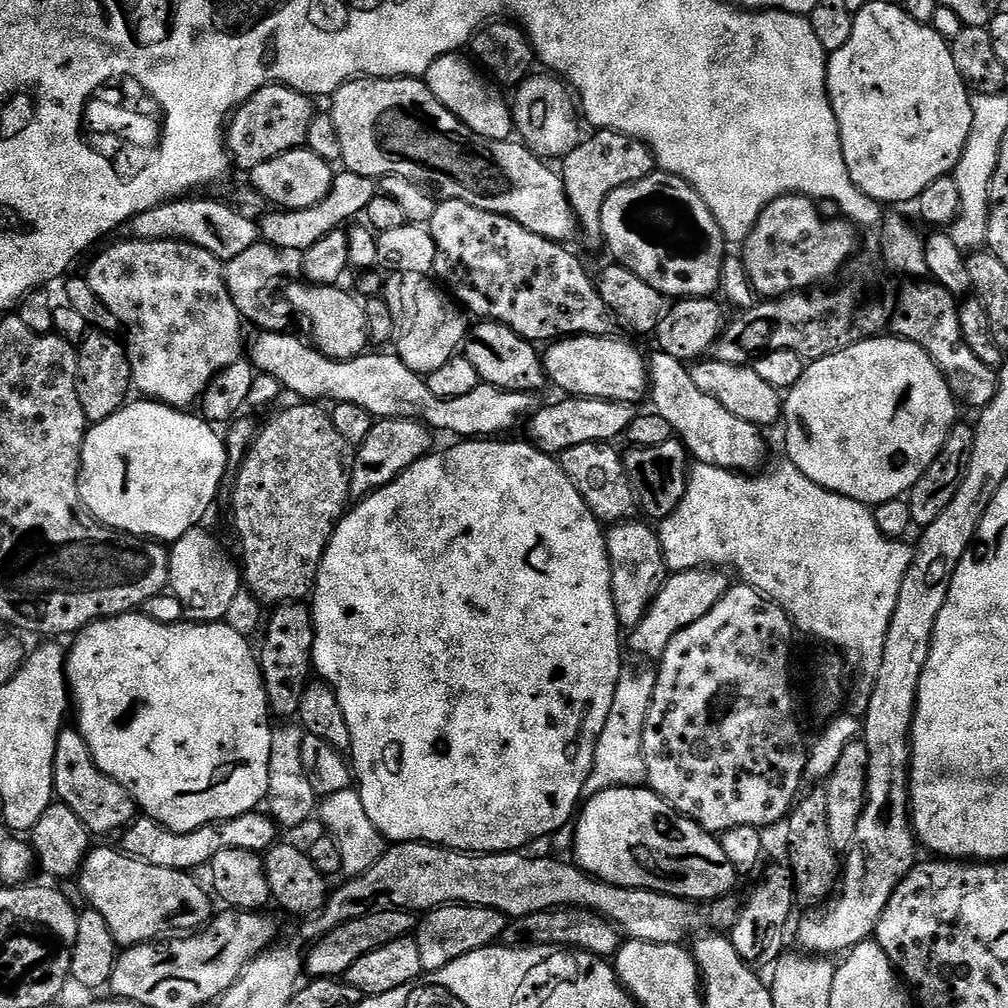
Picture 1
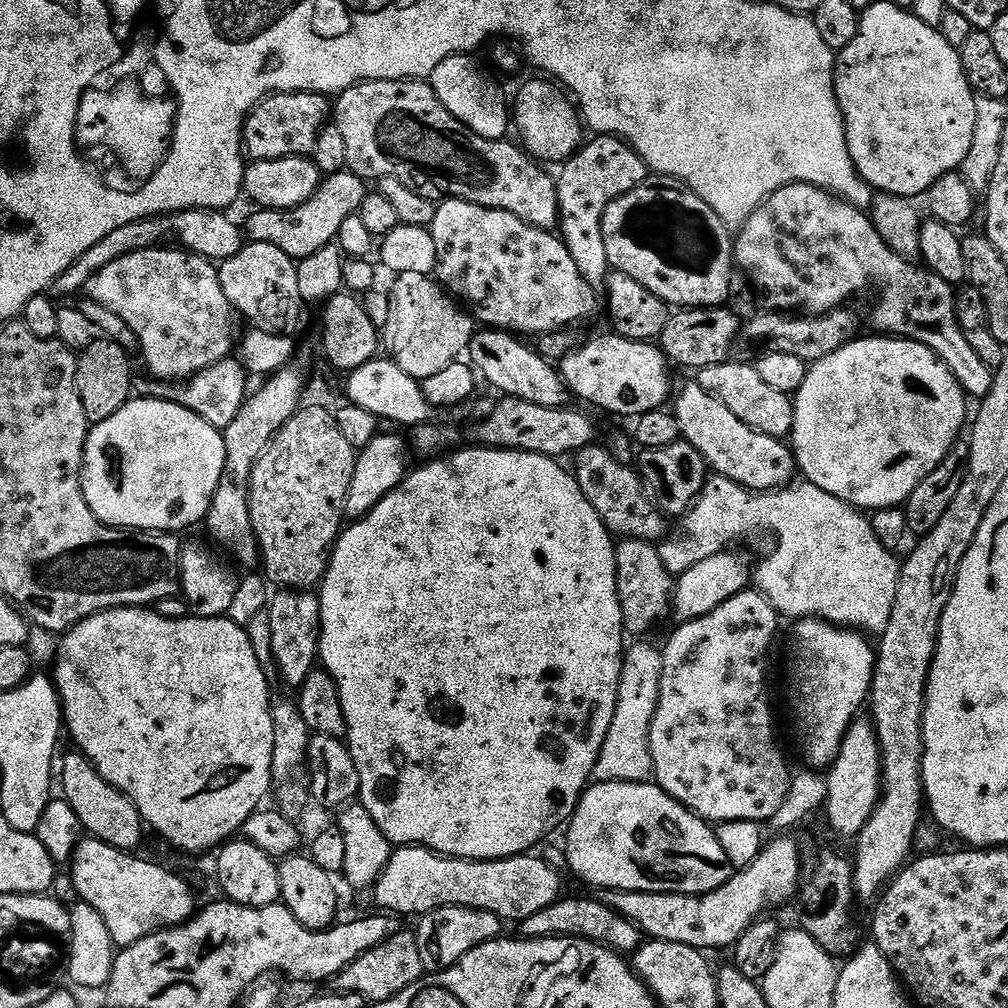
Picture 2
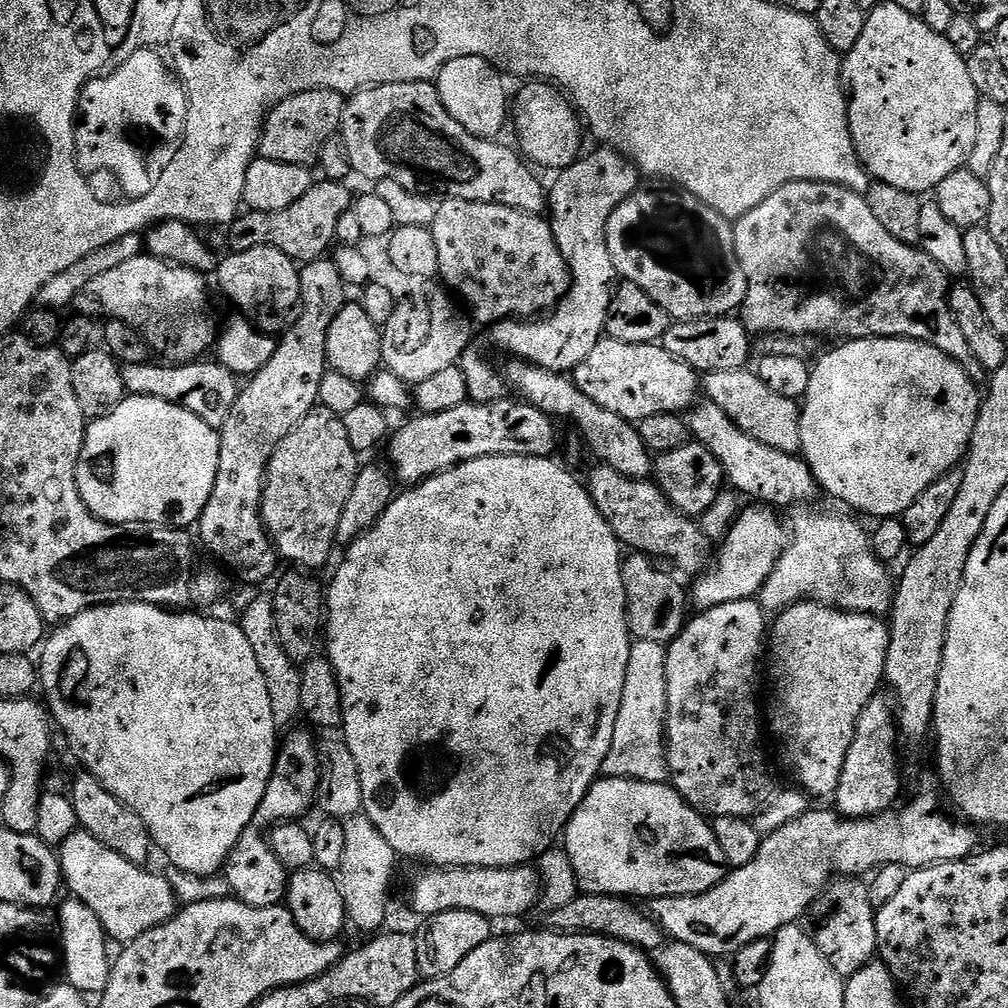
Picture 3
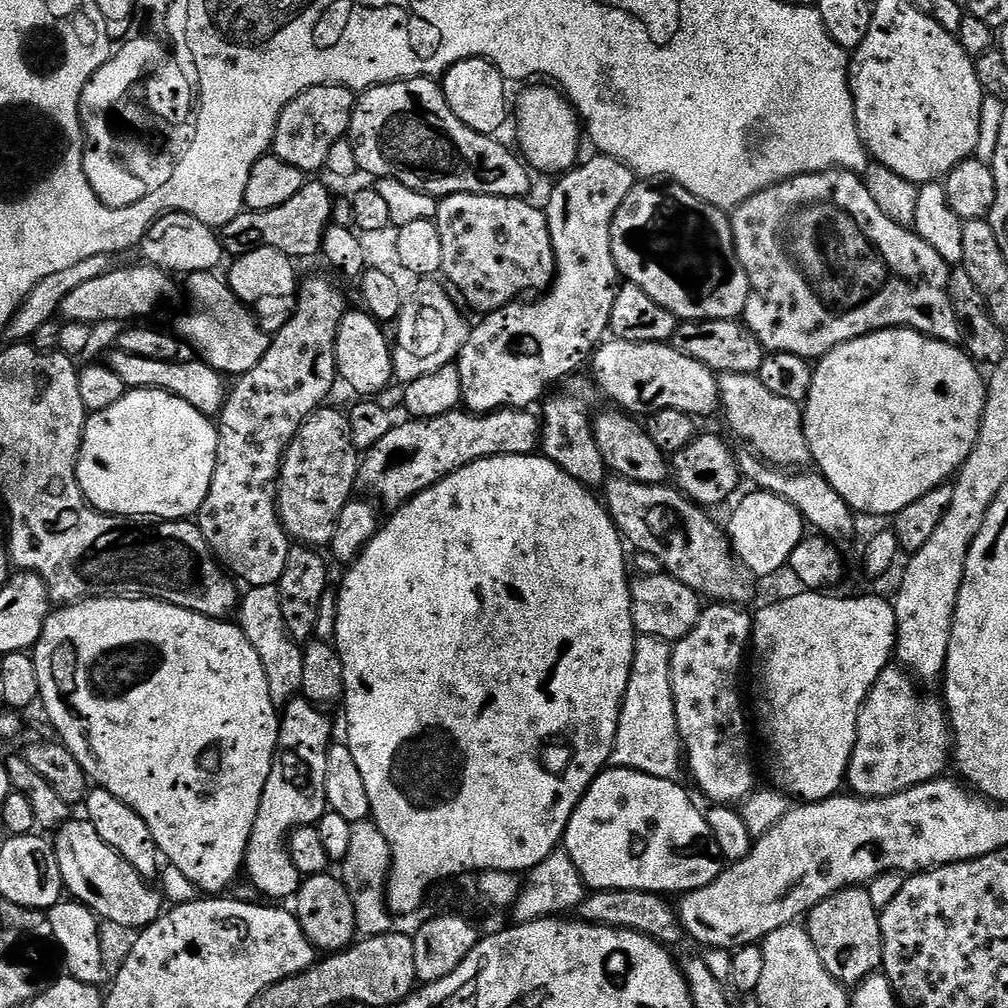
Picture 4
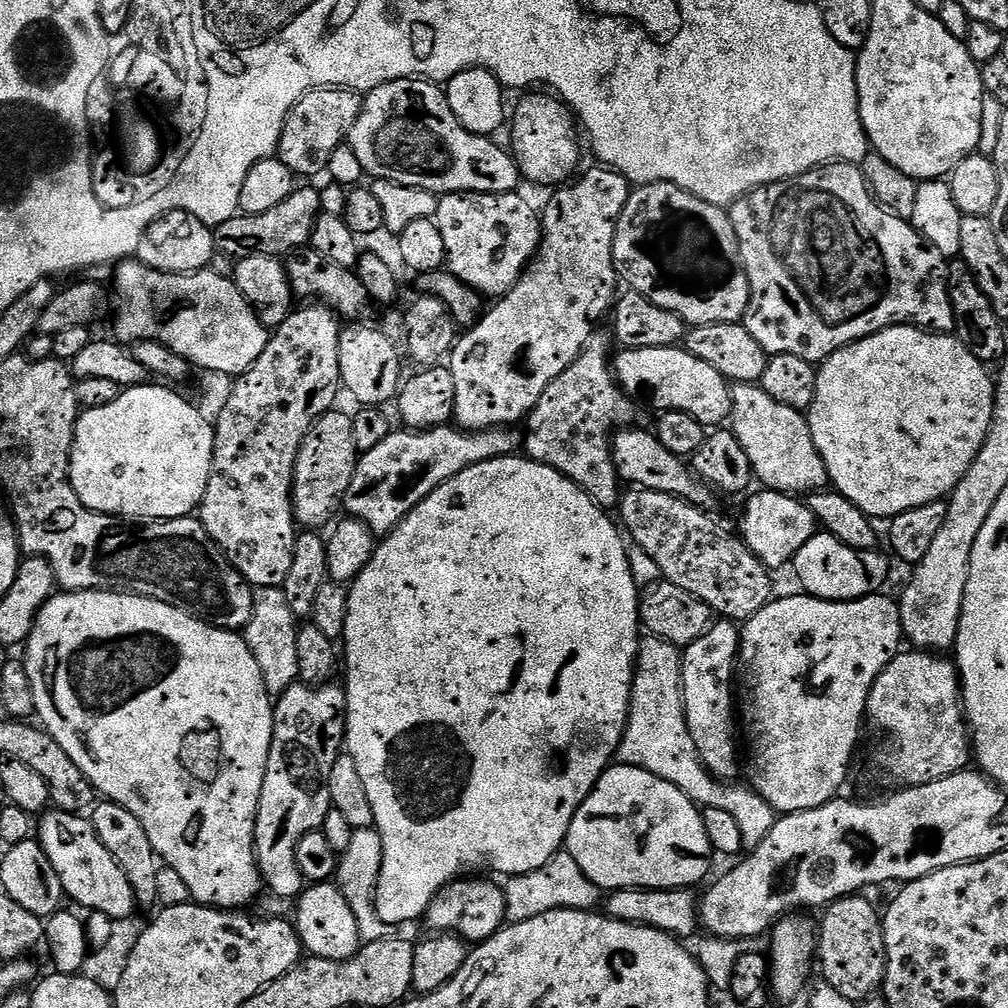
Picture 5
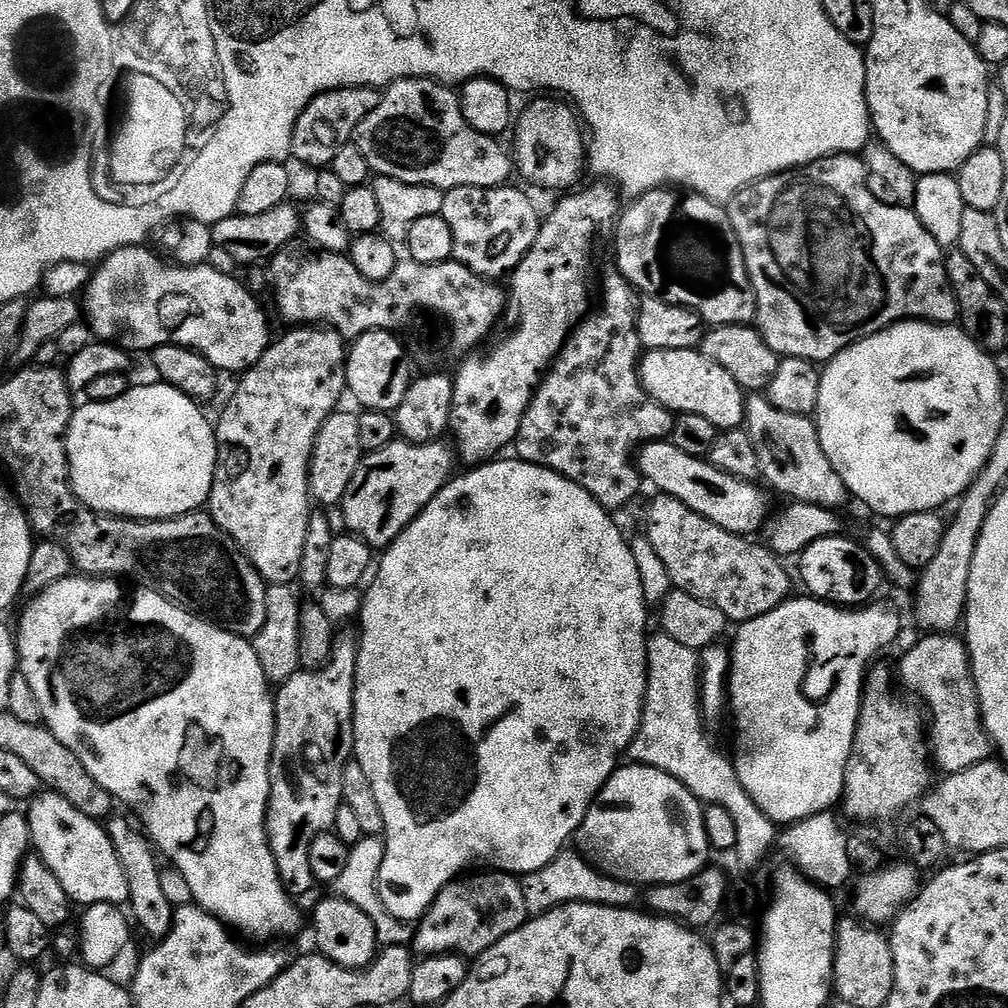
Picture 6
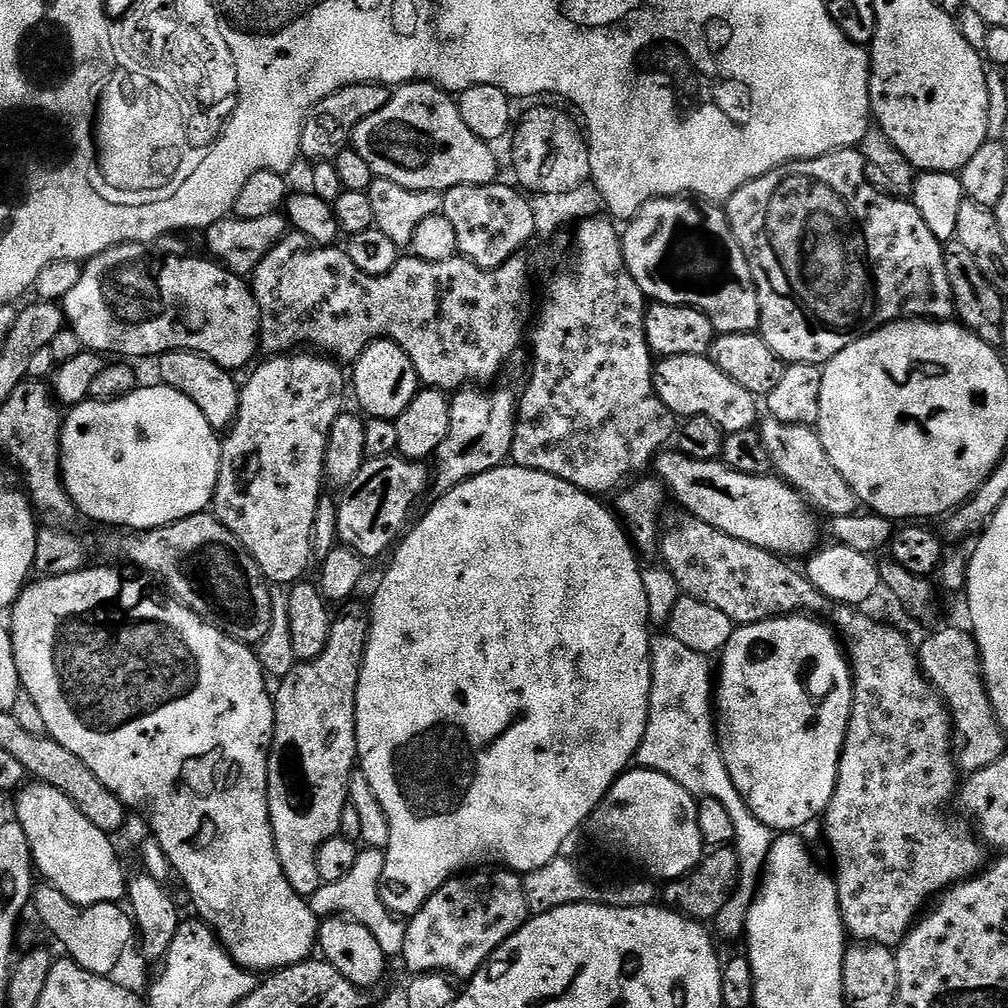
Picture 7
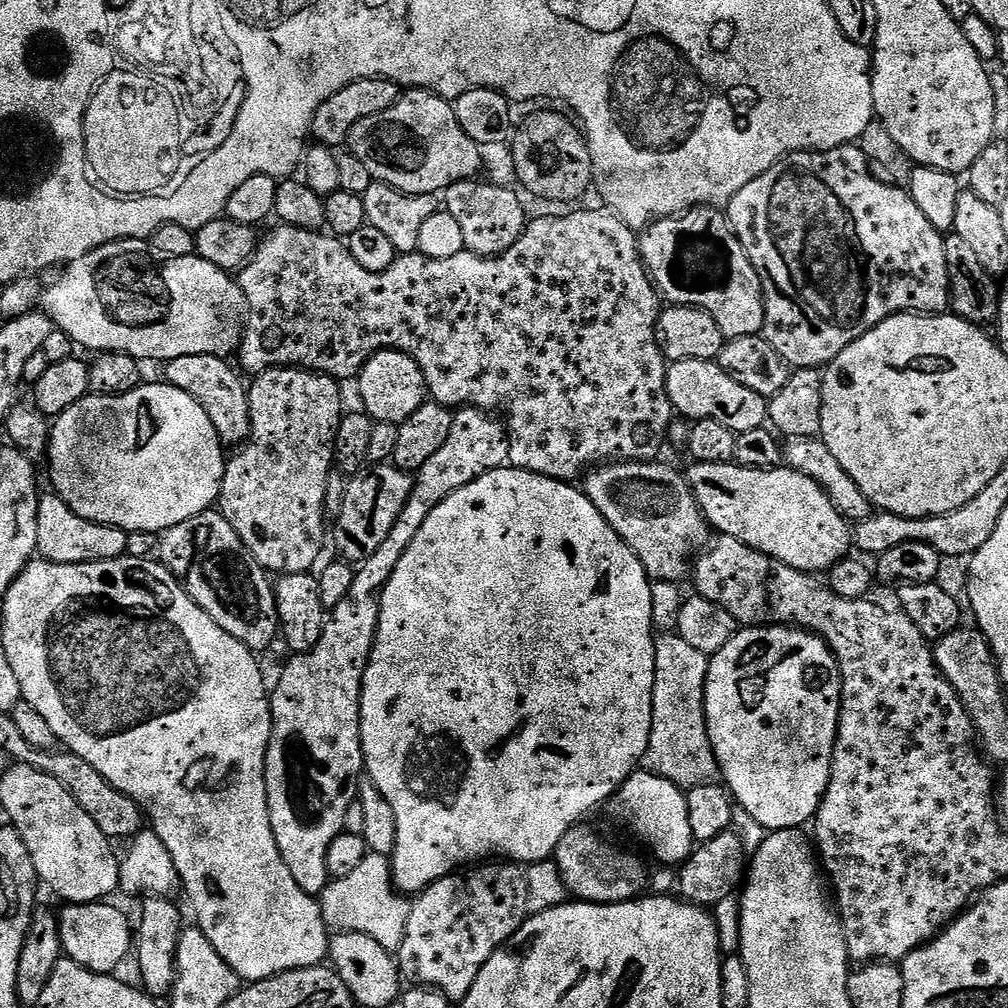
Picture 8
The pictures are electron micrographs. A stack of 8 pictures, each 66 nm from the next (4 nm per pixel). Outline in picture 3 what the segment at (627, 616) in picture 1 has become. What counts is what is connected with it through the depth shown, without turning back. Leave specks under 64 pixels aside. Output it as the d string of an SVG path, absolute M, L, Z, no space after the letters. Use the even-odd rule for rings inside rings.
M628 554L622 560L622 586L626 586L628 631L633 637L665 646L675 640L690 616L690 596L668 572L656 572L653 561L644 554Z

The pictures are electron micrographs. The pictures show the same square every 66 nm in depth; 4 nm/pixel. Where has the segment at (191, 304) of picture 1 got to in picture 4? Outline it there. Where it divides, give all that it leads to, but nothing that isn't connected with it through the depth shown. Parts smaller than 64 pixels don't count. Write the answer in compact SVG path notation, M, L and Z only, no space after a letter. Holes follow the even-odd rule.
M139 262L140 264L136 264L133 268L120 268L120 266L113 267L112 271L107 272L106 274L102 274L102 278L93 278L90 282L85 282L84 285L78 286L78 290L73 290L65 300L62 301L62 306L59 310L59 315L63 317L65 321L69 320L82 320L85 322L97 322L96 320L128 320L124 322L132 322L135 316L148 316L152 311L156 308L156 303L159 302L163 296L168 296L172 292L172 280L173 277L169 275L167 271L164 271L160 268L156 268L155 265L147 263L147 262Z

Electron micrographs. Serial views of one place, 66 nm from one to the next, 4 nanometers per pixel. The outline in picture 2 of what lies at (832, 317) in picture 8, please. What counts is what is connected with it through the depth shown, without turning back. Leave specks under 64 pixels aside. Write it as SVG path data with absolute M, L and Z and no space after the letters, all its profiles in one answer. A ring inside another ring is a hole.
M787 184L770 194L770 198L766 198L738 230L734 240L734 260L739 271L741 268L748 275L749 282L756 287L757 298L769 312L821 316L823 312L845 307L855 296L876 288L876 309L872 312L872 324L877 333L913 340L934 350L934 354L946 362L954 378L958 378L965 396L983 398L991 392L993 369L988 368L986 362L978 358L978 354L974 354L970 342L966 342L962 335L956 317L956 292L953 285L938 278L938 274L926 266L890 250L890 246L882 242L882 234L878 234L872 225L871 215L865 209L855 208L825 188L816 188L812 184Z

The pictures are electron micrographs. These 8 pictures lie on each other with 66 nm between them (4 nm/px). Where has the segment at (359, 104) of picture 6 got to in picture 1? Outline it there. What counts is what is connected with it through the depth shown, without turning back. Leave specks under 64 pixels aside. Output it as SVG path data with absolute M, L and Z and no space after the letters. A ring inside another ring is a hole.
M268 84L260 88L245 104L233 111L226 124L226 152L231 163L245 170L257 168L270 158L278 158L308 143L310 122L314 115L313 97L288 88L284 84Z

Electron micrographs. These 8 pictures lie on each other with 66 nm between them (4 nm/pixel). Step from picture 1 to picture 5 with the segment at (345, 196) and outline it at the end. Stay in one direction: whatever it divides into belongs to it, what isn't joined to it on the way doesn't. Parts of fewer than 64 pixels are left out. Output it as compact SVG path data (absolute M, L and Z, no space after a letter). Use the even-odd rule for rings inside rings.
M297 187L286 202L274 206L274 210L266 210L266 214L250 214L249 216L237 214L226 222L215 225L216 247L233 258L241 258L250 255L268 255L279 258L305 247L311 241L315 222L321 214L320 193L314 187Z

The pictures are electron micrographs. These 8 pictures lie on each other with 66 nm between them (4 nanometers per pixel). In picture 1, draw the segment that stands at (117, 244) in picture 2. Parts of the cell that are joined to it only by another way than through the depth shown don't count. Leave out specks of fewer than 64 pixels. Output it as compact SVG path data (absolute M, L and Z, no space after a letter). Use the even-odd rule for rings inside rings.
M204 194L173 198L150 210L142 210L142 214L125 222L123 235L133 240L185 240L188 244L202 246L202 250L210 250L210 254L222 262L237 258L238 254L245 253L260 240L259 223L248 217L251 215L231 203L228 205L220 200L207 200L200 195Z

